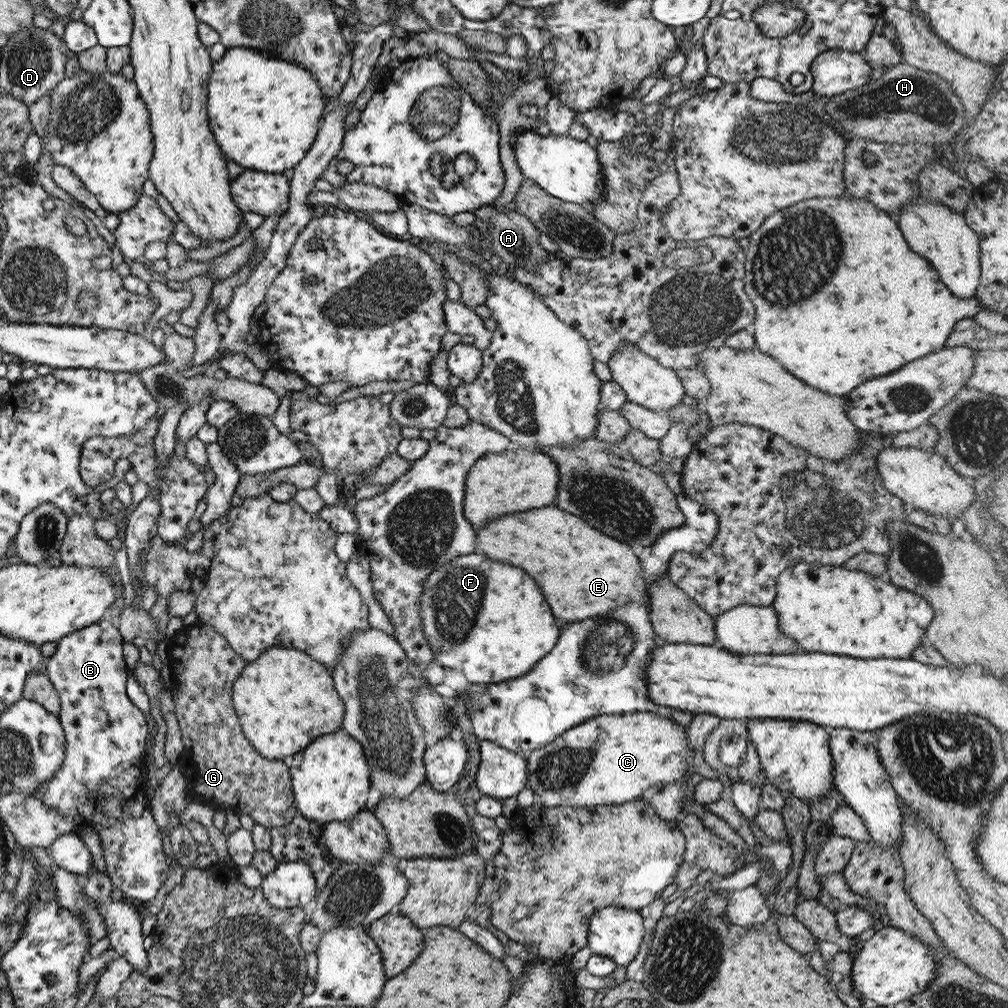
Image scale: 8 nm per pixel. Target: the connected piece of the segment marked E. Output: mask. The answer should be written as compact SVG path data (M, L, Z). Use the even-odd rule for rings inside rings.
M545 506L545 508L533 508L533 510L527 509L527 511L523 512L507 513L505 516L499 516L499 518L495 518L495 520L491 520L489 524L485 524L483 528L477 530L477 552L483 554L483 556L487 556L489 560L505 562L505 564L511 564L511 566L515 566L515 568L525 570L525 572L535 580L535 584L539 584L539 590L543 592L543 598L545 598L547 604L551 606L553 616L557 616L557 620L561 620L561 622L565 622L565 624L567 624L567 622L577 622L577 620L583 620L583 618L589 618L589 616L599 618L599 616L609 615L615 607L621 607L621 605L625 605L625 603L641 603L641 605L647 603L647 607L650 607L650 602L647 602L647 599L650 598L647 598L648 592L645 589L643 570L638 558L631 551L630 545L621 544L621 542L617 542L617 540L613 540L613 538L597 532L595 528L591 528L591 526L589 526L587 522L583 522L581 518L571 516L569 512L563 512L563 510L555 508L555 506Z

